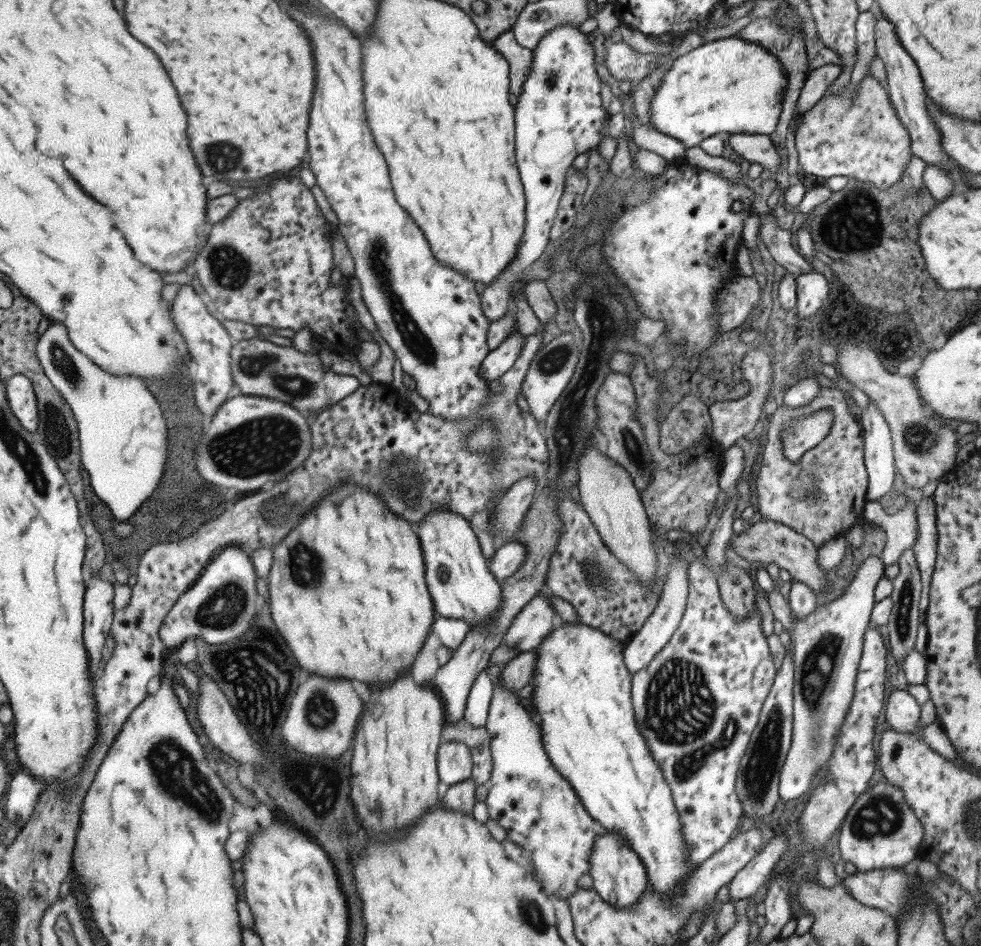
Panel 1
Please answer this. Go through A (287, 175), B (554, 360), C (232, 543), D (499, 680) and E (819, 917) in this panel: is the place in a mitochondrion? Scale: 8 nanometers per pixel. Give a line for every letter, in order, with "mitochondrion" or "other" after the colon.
A: other
B: mitochondrion
C: other
D: other
E: other

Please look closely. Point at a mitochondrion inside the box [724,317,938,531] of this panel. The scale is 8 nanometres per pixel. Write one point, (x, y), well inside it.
(806, 497)

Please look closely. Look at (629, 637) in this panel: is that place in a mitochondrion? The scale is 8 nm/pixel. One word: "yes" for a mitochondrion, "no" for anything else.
no

